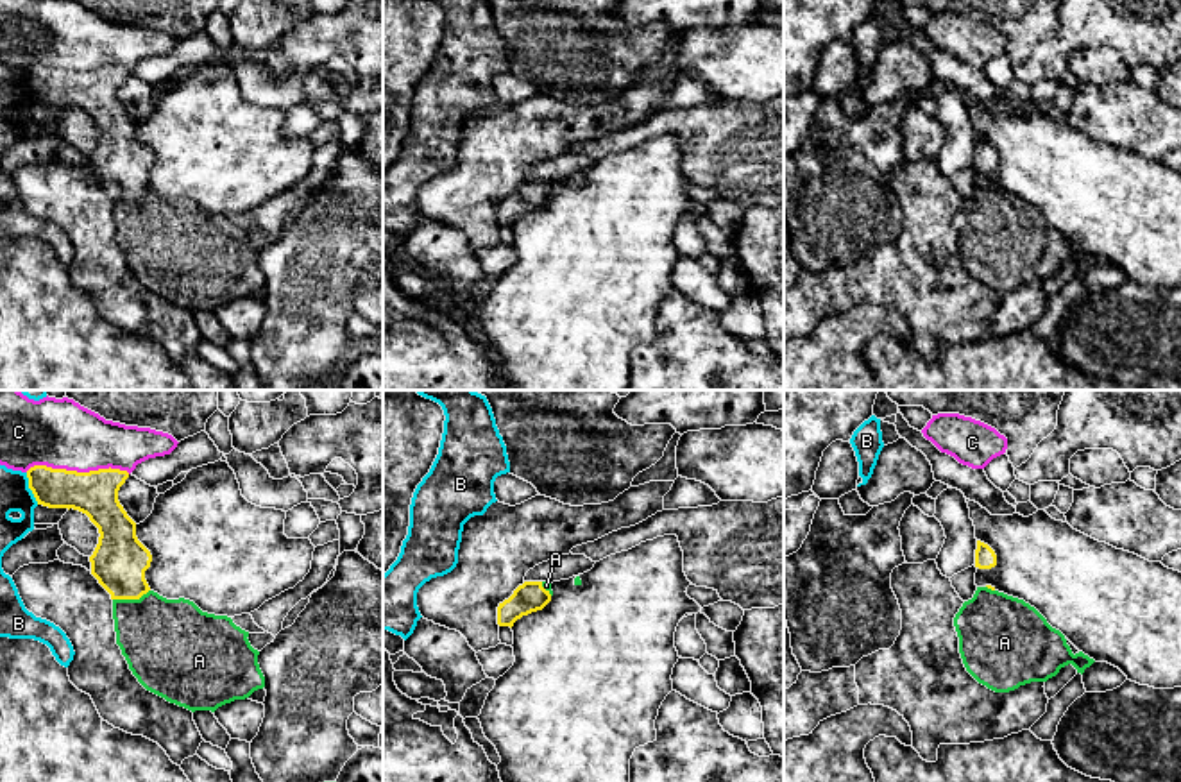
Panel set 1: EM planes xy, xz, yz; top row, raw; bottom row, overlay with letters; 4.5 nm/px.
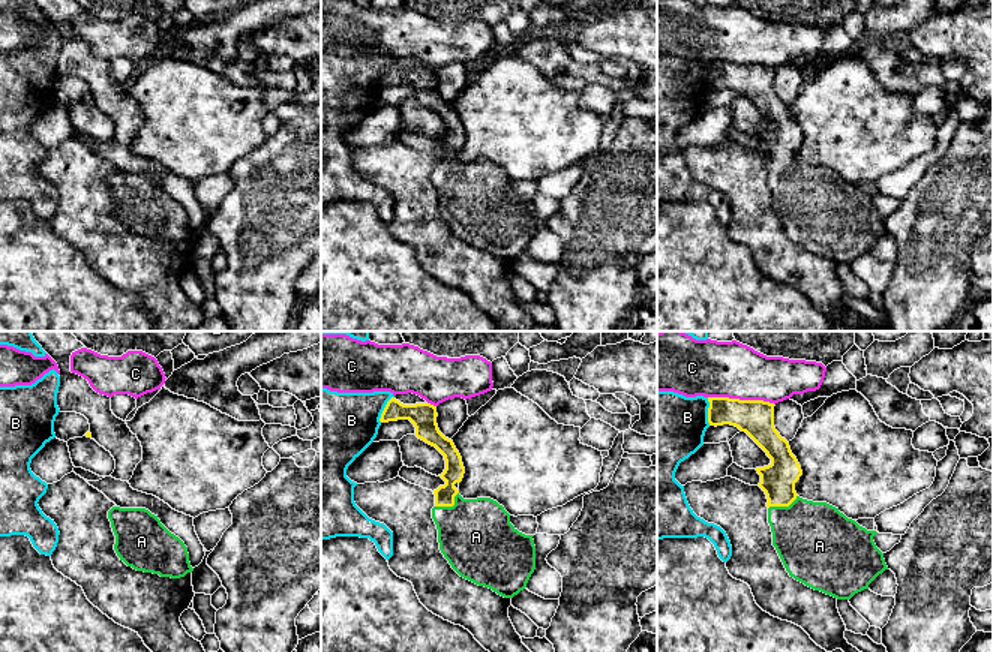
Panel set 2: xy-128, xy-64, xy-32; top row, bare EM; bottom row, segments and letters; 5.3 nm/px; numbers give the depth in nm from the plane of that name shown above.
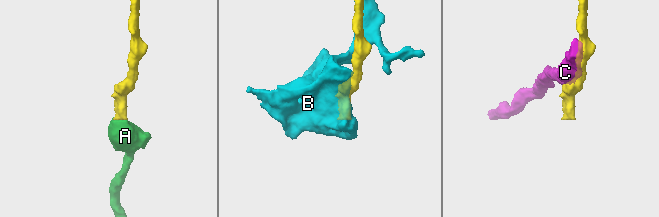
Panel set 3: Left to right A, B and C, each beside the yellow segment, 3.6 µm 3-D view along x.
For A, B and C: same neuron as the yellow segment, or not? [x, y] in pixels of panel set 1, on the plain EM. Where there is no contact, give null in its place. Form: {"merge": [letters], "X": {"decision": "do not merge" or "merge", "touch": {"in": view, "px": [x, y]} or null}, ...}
{"merge": ["A"], "A": {"decision": "merge", "touch": {"in": "xy", "px": [131, 197]}}, "B": {"decision": "do not merge", "touch": {"in": "xy", "px": [29, 86]}}, "C": {"decision": "do not merge", "touch": {"in": "xy", "px": [76, 70]}}}

